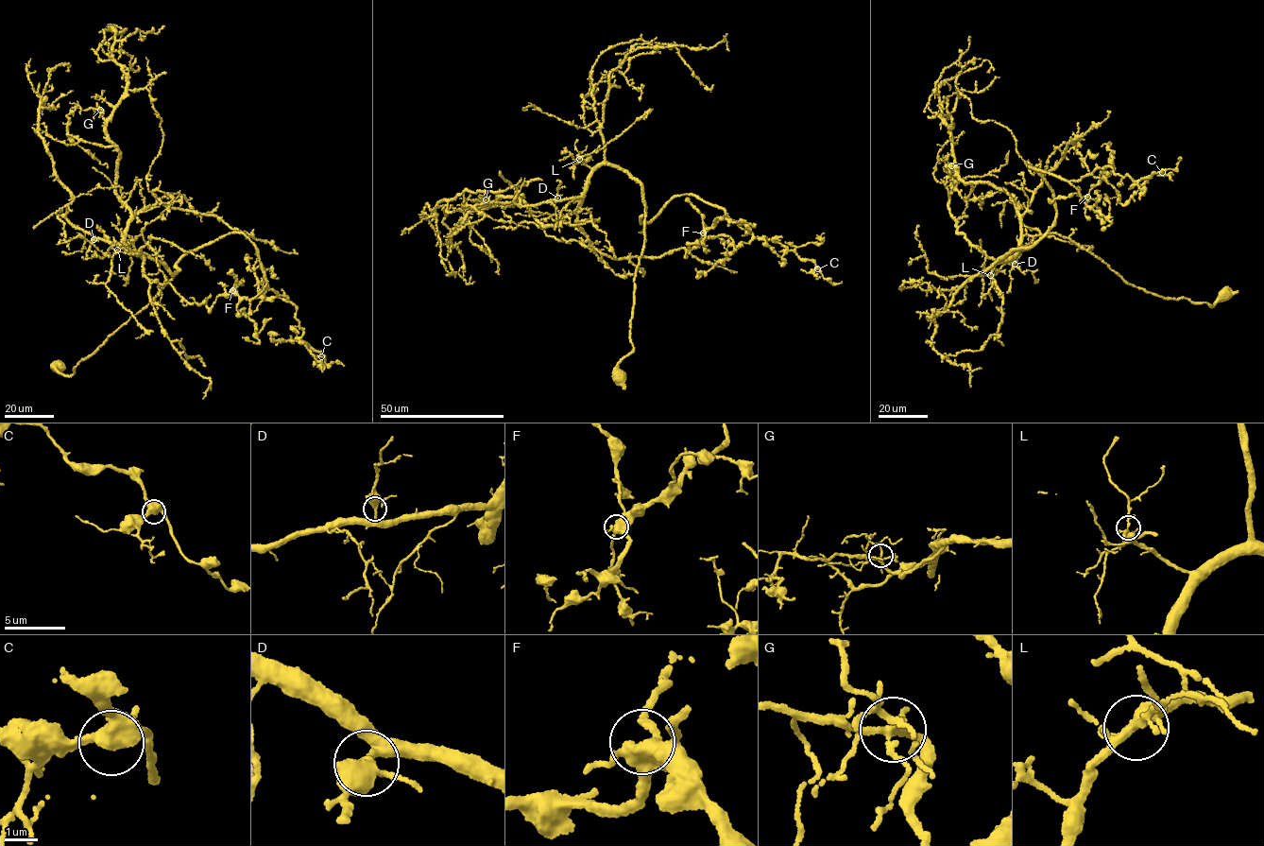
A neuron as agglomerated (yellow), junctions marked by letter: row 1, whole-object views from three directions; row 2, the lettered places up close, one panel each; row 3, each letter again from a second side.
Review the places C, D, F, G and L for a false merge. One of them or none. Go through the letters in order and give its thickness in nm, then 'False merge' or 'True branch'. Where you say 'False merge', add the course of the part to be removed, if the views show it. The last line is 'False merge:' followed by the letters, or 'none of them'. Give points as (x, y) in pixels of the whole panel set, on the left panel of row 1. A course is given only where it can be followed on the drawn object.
C: Thickness 440 nm. True branch
D: Thickness 300 nm. True branch
F: Thickness 500 nm. True branch
G: Thickness 190 nm. True branch
L: Thickness 240 nm. True branch
False merge: none of them

